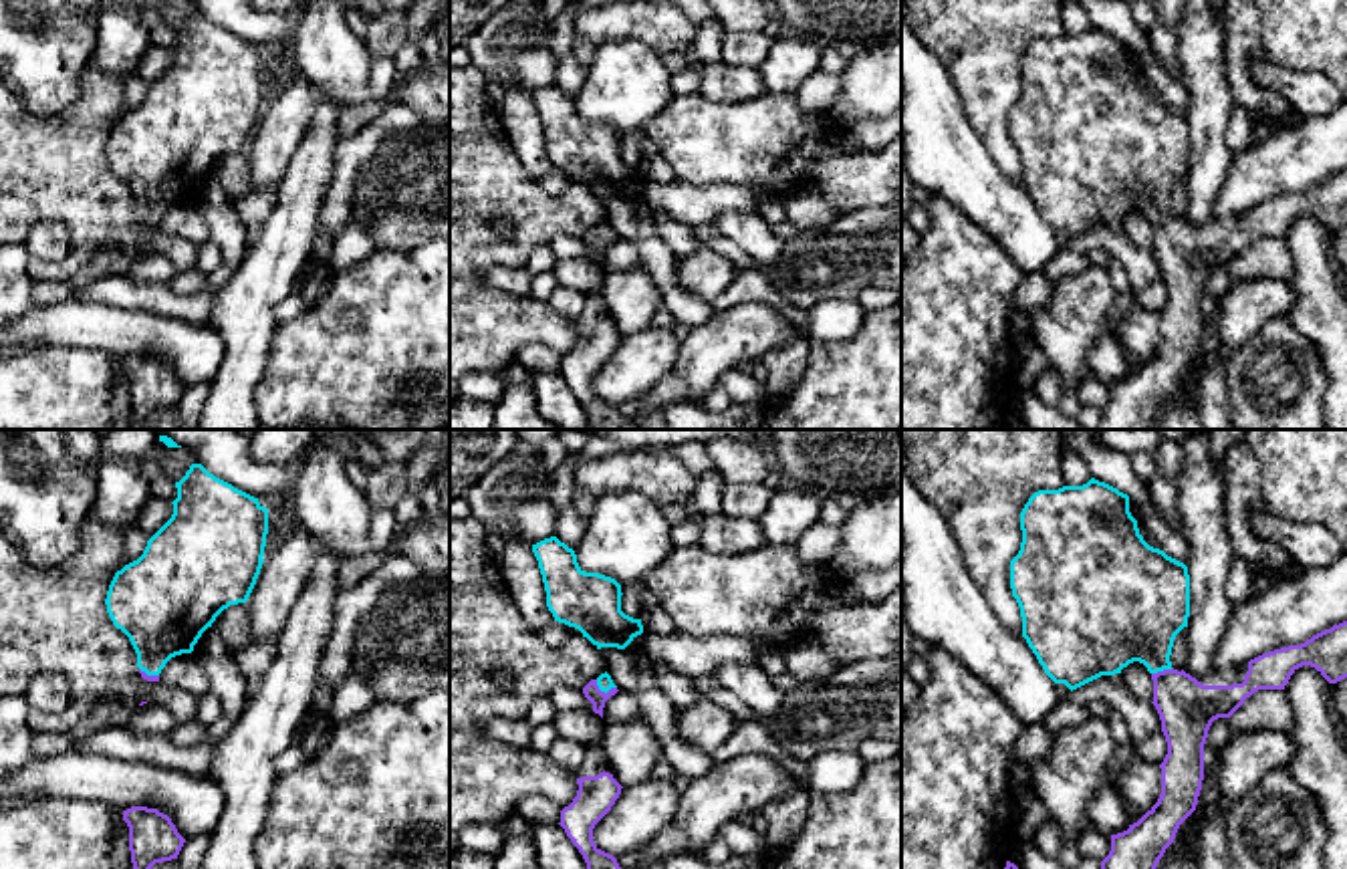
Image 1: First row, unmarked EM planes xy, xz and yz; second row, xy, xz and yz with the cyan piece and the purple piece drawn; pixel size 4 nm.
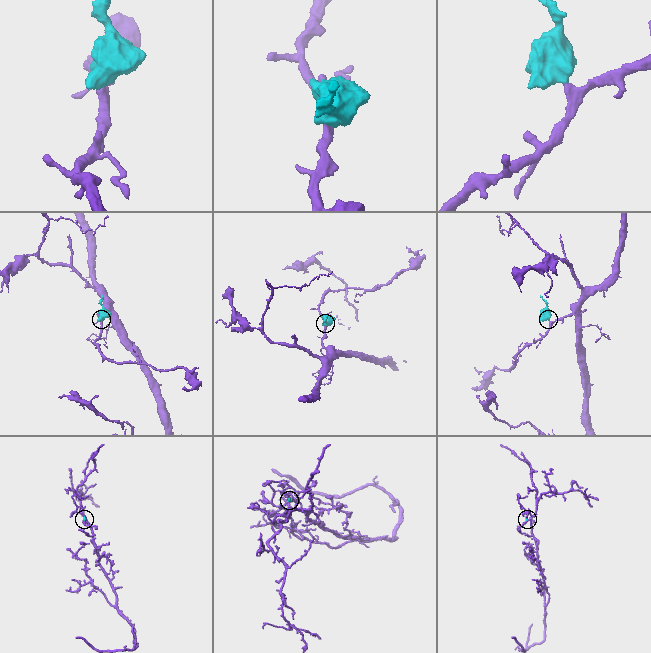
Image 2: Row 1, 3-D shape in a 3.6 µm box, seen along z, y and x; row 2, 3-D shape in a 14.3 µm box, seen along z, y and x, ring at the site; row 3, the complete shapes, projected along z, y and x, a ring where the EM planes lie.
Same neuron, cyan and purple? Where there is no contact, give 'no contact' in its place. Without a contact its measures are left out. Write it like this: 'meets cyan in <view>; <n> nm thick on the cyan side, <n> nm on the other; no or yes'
meets cyan in xz; 60 nm thick on the cyan side, 70 nm on the other; yes

